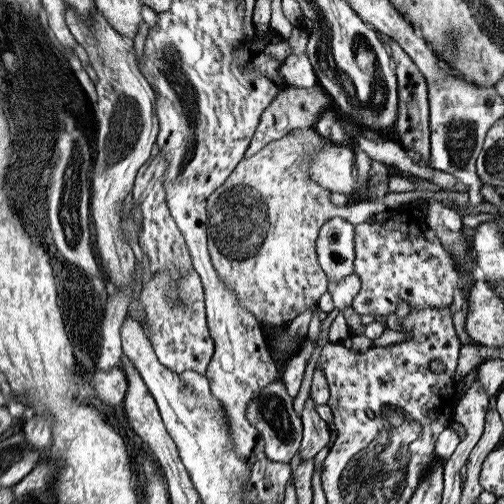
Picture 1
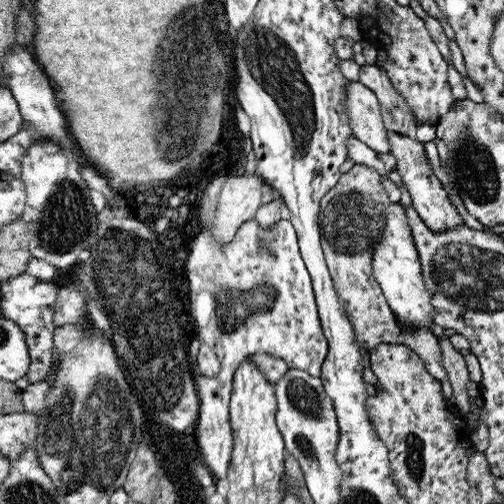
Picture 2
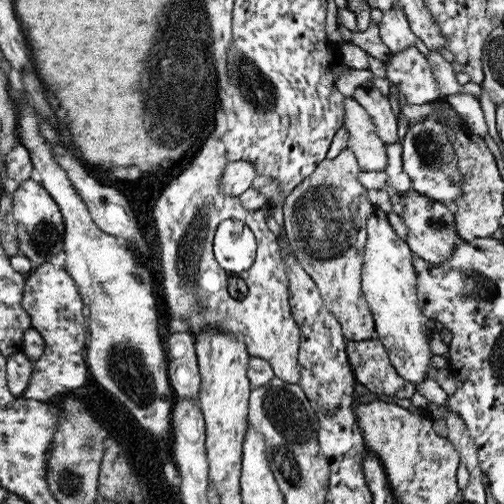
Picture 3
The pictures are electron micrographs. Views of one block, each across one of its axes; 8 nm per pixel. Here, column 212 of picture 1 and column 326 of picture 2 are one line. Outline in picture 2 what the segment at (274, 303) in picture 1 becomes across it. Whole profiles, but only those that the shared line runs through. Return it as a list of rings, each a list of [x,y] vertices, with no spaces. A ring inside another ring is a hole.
[[[354,164],[352,170],[342,174],[332,192],[326,192],[320,206],[320,228],[322,228],[322,250],[340,304],[350,318],[356,340],[362,350],[372,352],[380,344],[398,344],[402,330],[398,328],[396,316],[386,302],[380,284],[374,280],[374,252],[376,244],[384,238],[386,212],[392,206],[378,170],[362,164]]]

